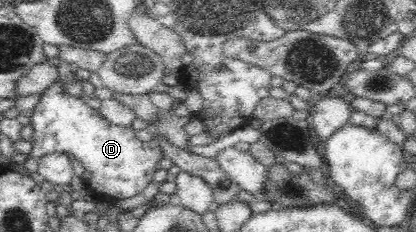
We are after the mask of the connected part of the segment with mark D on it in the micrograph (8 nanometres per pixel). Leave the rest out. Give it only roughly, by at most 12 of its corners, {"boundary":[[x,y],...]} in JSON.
{"boundary":[[64,89],[29,111],[28,156],[65,154],[87,187],[131,199],[165,157]]}

